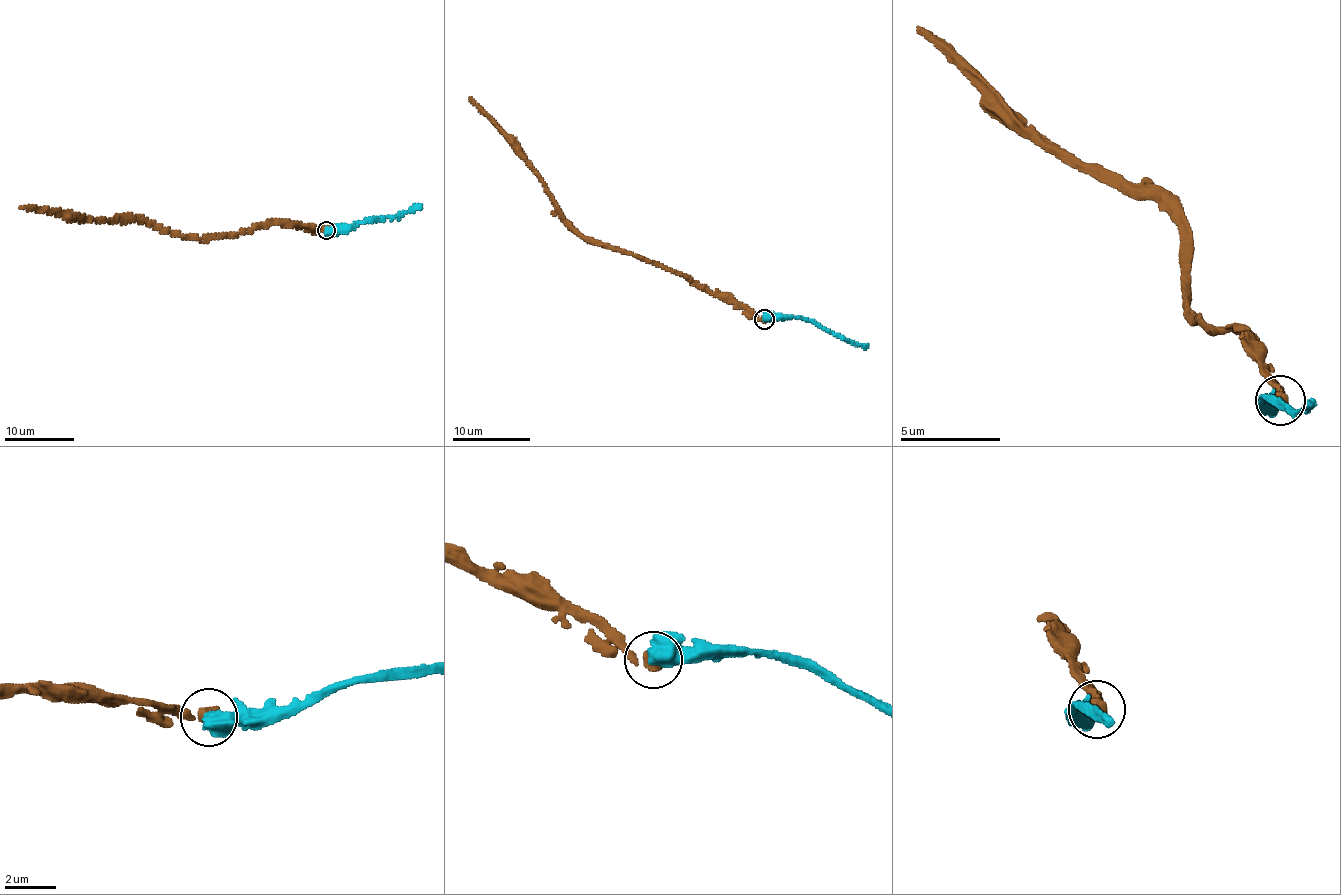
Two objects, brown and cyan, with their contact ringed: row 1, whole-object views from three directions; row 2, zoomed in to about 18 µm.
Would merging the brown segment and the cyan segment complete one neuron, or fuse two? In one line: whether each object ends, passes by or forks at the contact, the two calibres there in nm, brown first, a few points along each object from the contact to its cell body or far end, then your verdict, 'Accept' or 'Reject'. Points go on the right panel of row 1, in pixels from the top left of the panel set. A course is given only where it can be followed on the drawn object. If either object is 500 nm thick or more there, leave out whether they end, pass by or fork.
Thickness 480 nm (brown) against 700 nm. Course of brown: (1279, 399), (1259, 339), (1235, 323), (1209, 329), (1188, 308), (1186, 241), (1160, 204), (1033, 138), (918, 26). Course of cyan: (1278, 400), (1270, 411), (1258, 406), (1268, 398), (1287, 416), (1306, 398). Reject

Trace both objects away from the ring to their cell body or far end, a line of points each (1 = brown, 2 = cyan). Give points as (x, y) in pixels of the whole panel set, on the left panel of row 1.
1: (326, 230), (277, 223), (198, 238), (134, 220), (83, 220), (21, 207)
2: (327, 230), (343, 231), (366, 221), (397, 217), (420, 204)

